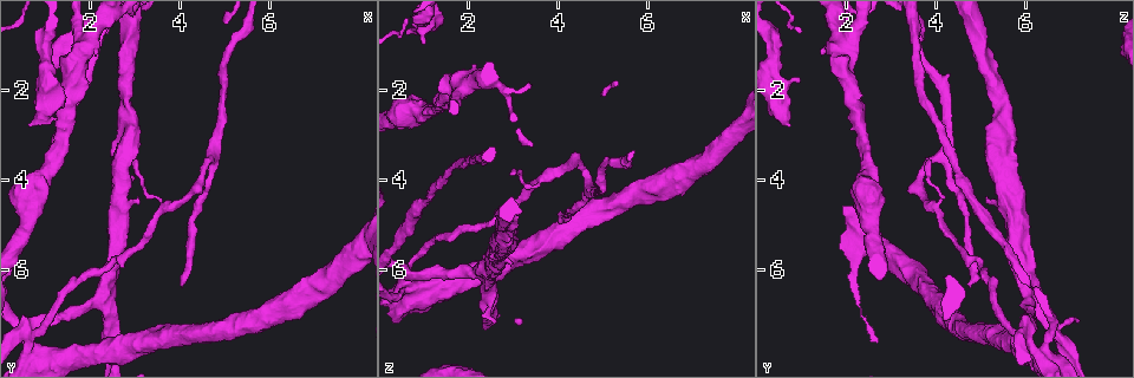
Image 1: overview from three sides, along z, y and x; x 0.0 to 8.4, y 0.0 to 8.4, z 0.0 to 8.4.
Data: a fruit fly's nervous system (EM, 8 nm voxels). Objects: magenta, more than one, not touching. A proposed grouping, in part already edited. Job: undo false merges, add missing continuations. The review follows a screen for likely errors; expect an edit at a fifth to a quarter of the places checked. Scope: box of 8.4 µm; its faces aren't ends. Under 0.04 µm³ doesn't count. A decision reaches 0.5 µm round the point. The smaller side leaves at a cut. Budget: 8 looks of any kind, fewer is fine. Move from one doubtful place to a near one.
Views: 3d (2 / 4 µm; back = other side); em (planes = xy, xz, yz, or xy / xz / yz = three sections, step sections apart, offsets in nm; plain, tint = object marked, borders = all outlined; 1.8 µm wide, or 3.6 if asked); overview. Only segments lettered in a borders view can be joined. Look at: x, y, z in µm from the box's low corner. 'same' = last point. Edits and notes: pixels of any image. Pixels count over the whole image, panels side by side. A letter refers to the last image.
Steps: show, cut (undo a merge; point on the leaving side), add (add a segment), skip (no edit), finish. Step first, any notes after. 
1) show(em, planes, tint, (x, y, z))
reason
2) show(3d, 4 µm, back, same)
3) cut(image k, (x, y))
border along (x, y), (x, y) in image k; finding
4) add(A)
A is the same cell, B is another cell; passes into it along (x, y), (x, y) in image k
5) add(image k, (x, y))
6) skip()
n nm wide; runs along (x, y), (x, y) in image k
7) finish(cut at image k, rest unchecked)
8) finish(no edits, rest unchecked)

show(3d, 2 µm, (4.00, 6.30, 4.75))
tapers out

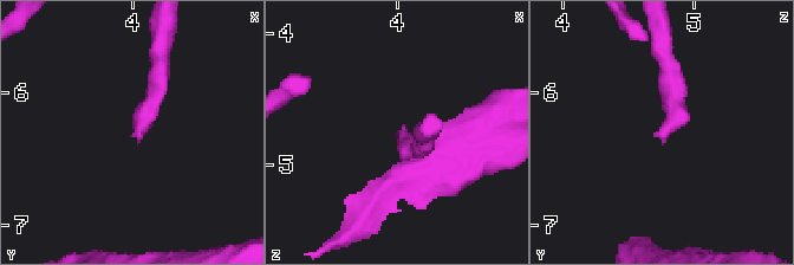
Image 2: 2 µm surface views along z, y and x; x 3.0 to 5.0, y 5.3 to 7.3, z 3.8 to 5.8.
show(em, planes, borders, (4.02, 6.30, 4.74))
shape alone is not enough

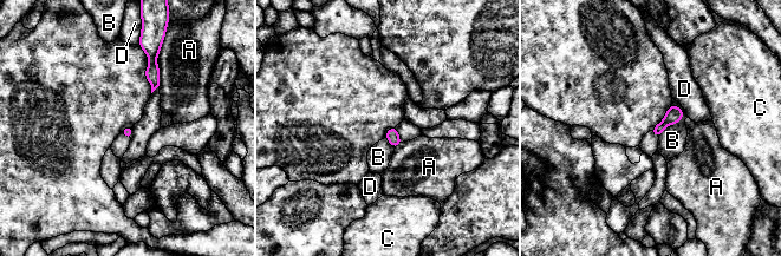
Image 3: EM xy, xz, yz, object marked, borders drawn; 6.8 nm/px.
skip()
A, B, C and D are other cells; border along (678, 105), (683, 117), (658, 137) in image 3; no lettered segment goes on from it

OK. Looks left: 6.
show(3d, 4 µm, (0.60, 7.45, 6.05))

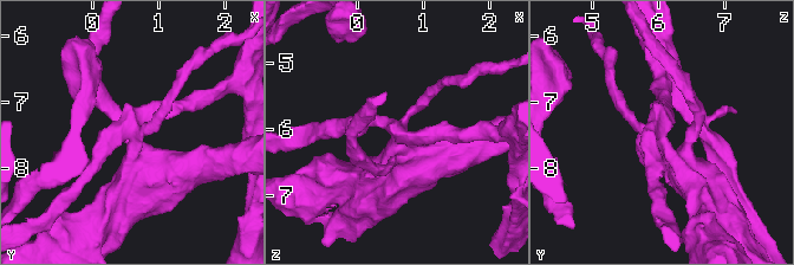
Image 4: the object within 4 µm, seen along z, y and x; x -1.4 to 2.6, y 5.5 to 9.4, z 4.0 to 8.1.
show(em, planes, borders, (0.55, 7.40, 6.00))
4 arms; now the EM

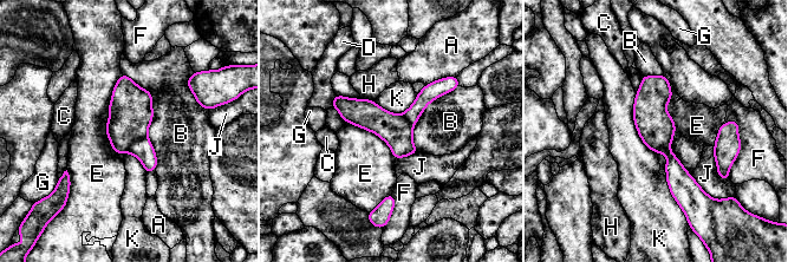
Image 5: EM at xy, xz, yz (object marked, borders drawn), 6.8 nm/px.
cut(image 5, (130, 109))
220 nm wide; A, B, C, D, E, F, G, H, J and K are other cells; two neurons meet here

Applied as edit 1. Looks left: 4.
show(overview)
redraw

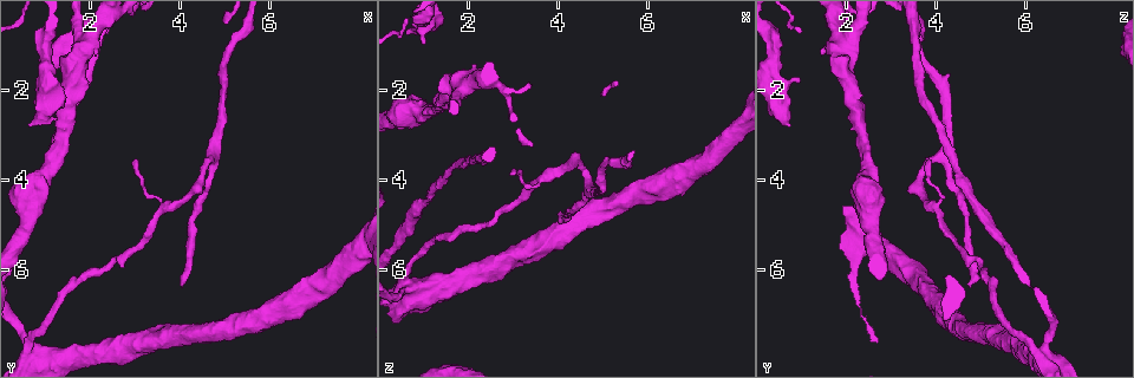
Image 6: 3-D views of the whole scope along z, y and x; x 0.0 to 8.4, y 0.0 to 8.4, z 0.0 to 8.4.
show(3d, 4 µm, (1.85, 0.95, 1.90))
two arms in line, one across

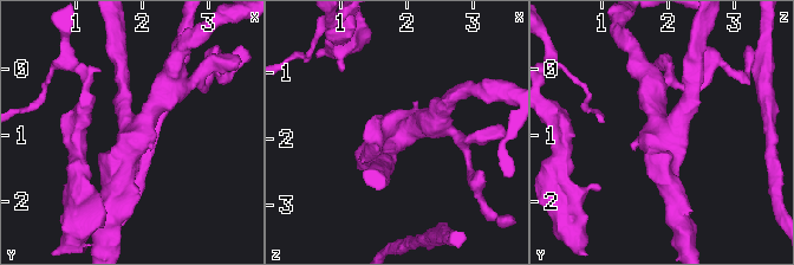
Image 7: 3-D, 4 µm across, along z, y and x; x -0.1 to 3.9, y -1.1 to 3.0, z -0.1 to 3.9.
show(em, xy, step 4, tint, (1.90, 0.95, 1.85))
3 arms; arms of 240, 360, 360 nm; need the tissue

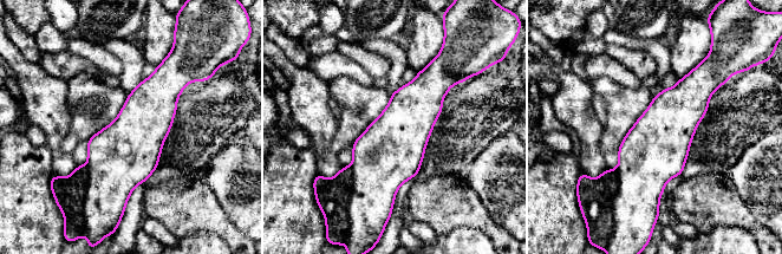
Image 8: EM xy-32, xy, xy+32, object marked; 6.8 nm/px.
show(em, planes, borders, same)

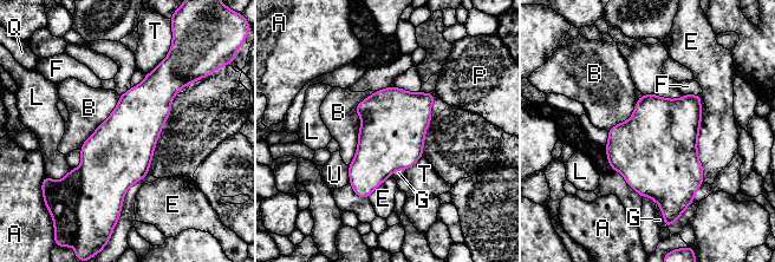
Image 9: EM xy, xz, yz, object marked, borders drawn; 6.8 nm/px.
cut(image 9, (60, 198))
A, B, E, F, G, L, P, Q, T and U are other cells; border along (79, 169), (80, 192), (77, 200) in image 9; two neurons meet here

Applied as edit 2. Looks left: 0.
finish(cut at image 5, cut at image 9, rest unchecked)

